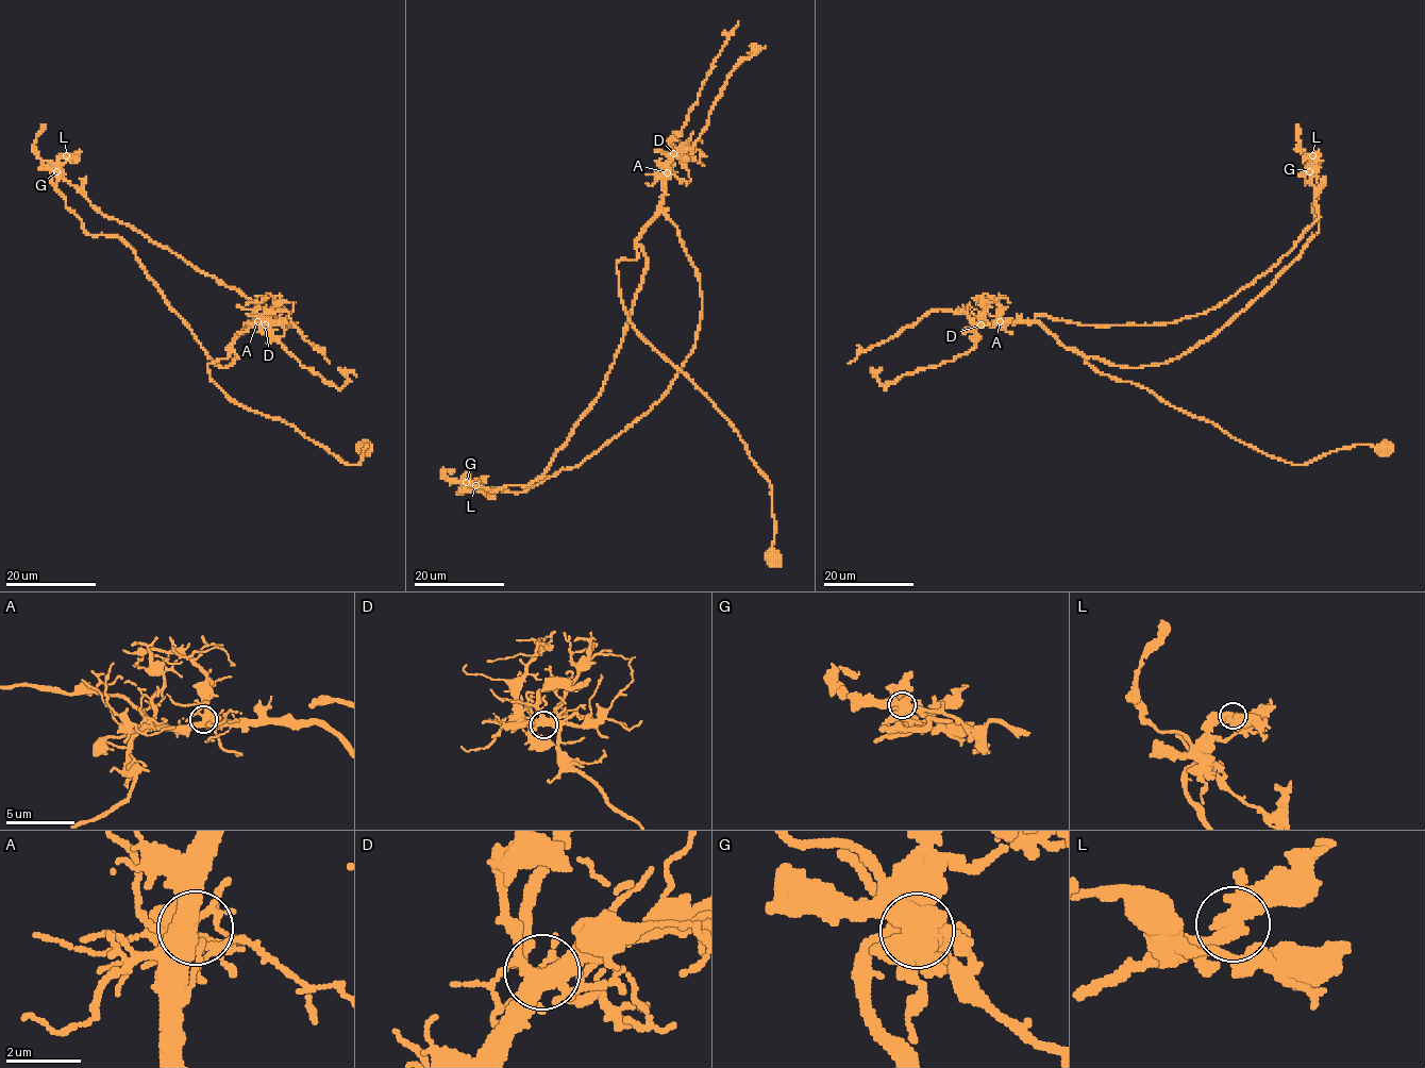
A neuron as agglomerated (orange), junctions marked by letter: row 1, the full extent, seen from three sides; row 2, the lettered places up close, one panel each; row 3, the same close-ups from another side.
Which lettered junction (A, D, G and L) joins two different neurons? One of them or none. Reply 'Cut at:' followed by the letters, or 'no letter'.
Cut at: G

